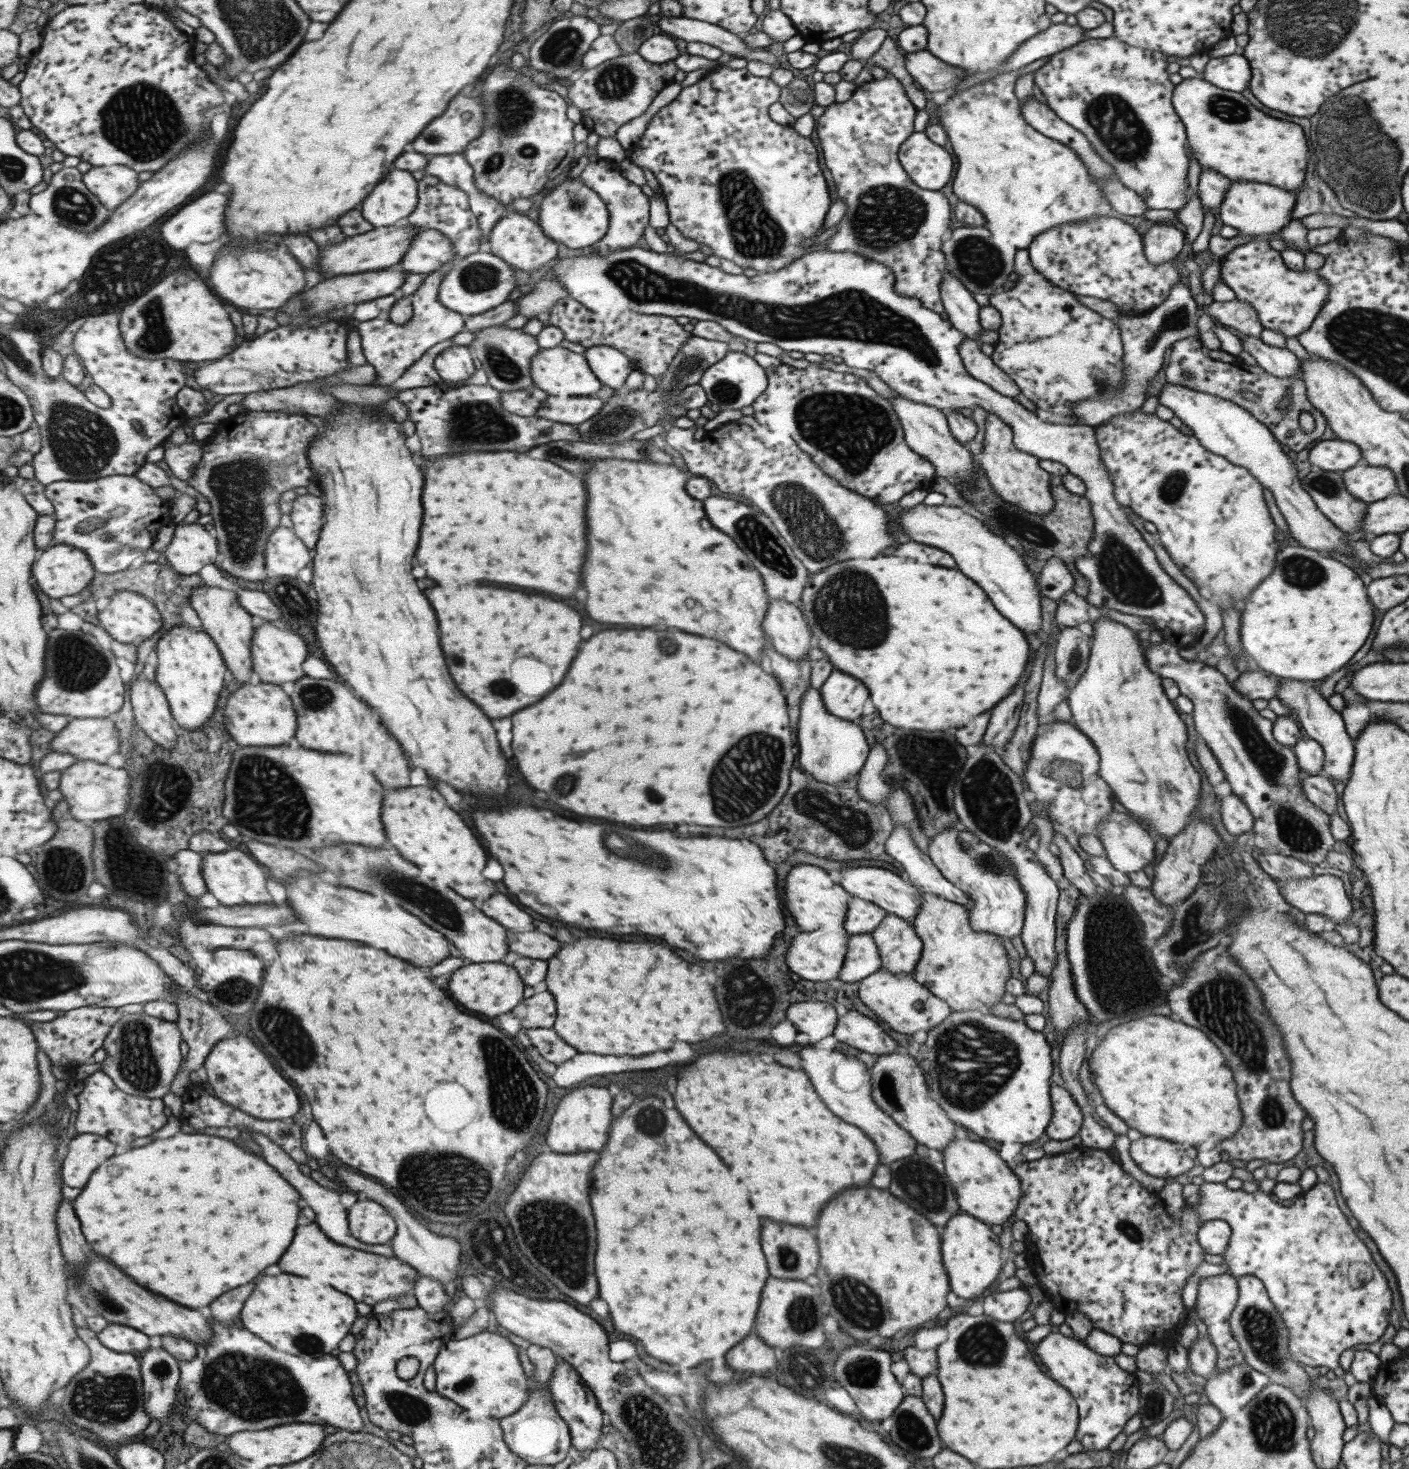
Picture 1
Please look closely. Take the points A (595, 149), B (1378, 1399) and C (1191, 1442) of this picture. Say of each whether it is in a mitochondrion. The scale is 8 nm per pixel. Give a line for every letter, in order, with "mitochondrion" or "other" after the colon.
A: other
B: other
C: other

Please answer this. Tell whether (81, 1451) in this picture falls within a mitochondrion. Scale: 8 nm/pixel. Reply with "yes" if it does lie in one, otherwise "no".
yes

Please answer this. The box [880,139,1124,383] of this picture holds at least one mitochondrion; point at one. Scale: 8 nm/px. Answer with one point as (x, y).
(979, 260)

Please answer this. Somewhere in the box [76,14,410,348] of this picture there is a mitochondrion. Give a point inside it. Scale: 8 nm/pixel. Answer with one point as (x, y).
(142, 120)

